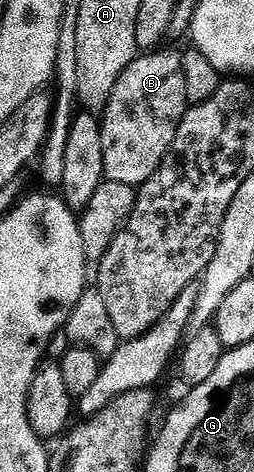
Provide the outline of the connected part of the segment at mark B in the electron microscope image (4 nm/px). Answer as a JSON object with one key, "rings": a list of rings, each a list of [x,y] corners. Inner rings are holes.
{"rings":[[[160,48],[143,52],[117,82],[115,93],[102,117],[106,181],[142,188],[158,175],[172,153],[179,125],[189,109],[183,54]]]}

